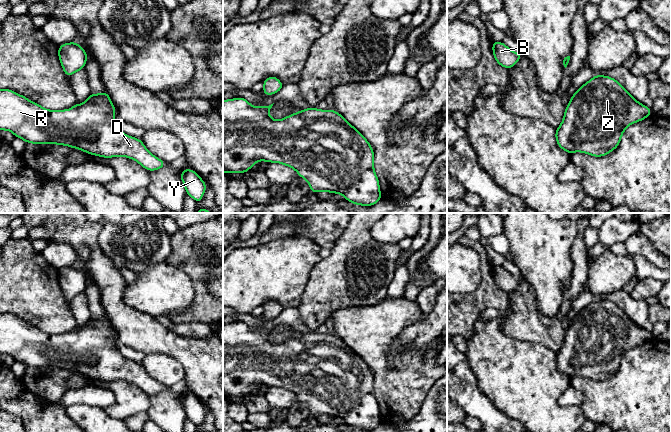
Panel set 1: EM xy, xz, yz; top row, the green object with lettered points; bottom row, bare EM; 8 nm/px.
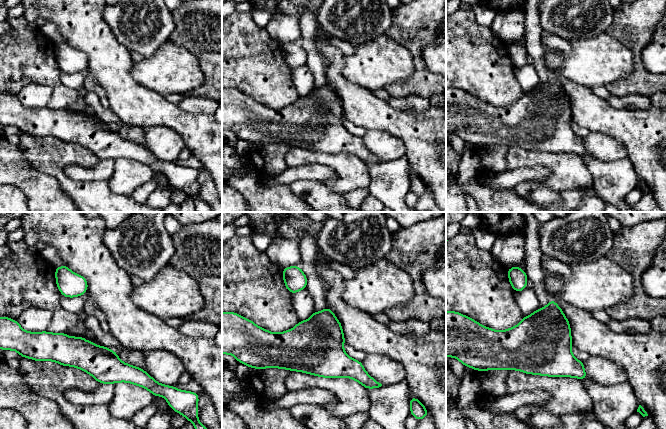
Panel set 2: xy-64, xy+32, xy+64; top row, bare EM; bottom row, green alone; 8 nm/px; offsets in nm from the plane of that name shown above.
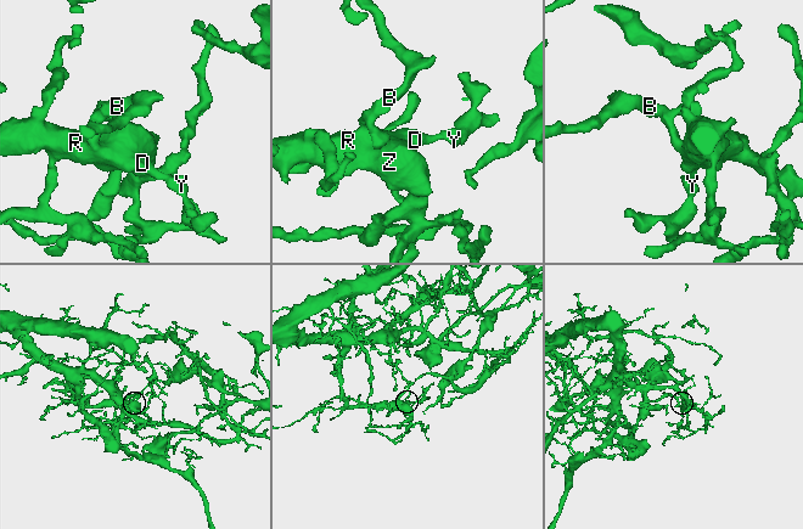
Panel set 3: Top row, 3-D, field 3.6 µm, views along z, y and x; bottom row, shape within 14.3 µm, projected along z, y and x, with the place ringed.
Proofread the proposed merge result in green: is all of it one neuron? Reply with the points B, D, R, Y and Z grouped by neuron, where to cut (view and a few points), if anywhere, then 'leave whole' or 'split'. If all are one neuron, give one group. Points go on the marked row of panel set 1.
B D R Y Z | no cut | leave whole

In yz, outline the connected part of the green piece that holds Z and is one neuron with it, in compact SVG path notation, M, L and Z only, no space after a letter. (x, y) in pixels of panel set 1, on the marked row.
M595 75L570 98L555 138L558 146L568 154L579 151L594 157L605 156L618 147L629 125L646 119L652 112L651 108L635 100L616 79Z

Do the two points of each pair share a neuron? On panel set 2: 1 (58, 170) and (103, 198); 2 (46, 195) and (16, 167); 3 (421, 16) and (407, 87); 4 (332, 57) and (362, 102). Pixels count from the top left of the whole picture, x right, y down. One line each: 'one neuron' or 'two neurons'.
1: one neuron
2: one neuron
3: one neuron
4: one neuron

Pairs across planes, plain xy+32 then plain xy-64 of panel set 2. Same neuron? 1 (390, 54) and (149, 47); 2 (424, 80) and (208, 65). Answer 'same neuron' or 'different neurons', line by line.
1: different neurons
2: same neuron

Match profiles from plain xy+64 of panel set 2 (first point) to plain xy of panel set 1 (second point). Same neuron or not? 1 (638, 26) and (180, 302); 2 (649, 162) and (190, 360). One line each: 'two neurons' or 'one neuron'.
1: two neurons
2: one neuron

